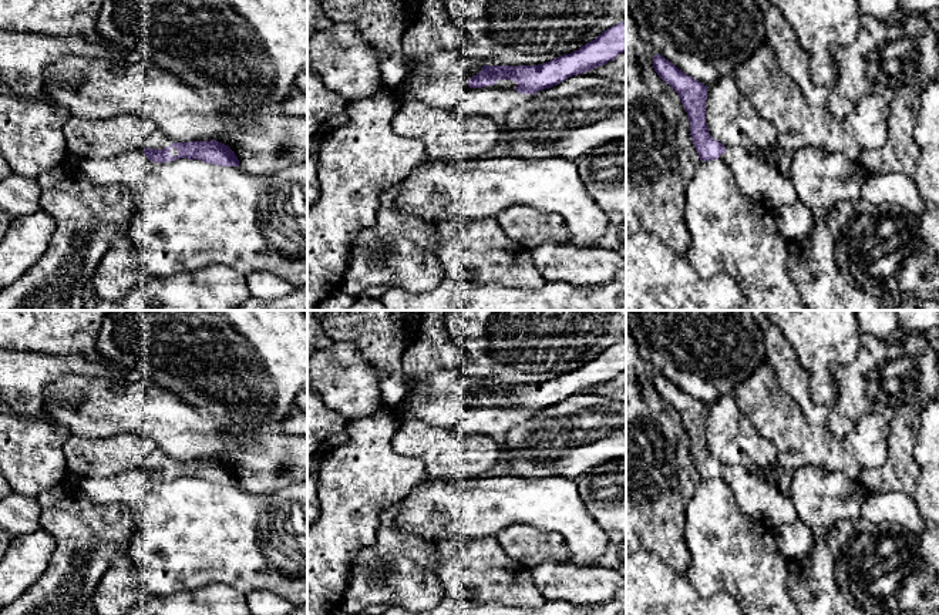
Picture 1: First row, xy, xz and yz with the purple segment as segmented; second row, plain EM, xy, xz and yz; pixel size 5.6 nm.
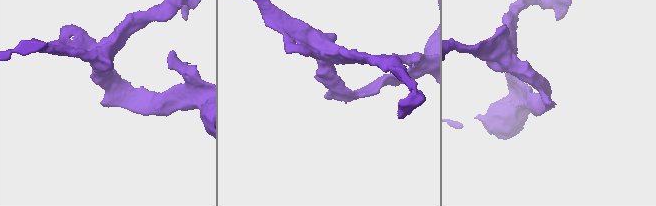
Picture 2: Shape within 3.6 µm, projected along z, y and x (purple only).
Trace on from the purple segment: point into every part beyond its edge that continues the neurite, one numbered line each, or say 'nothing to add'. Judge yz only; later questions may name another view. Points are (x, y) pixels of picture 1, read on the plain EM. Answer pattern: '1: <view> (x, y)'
1: yz (760, 500)

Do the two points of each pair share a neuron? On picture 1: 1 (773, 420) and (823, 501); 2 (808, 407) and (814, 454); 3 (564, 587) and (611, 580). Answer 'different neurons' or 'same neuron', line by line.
1: different neurons
2: different neurons
3: same neuron

